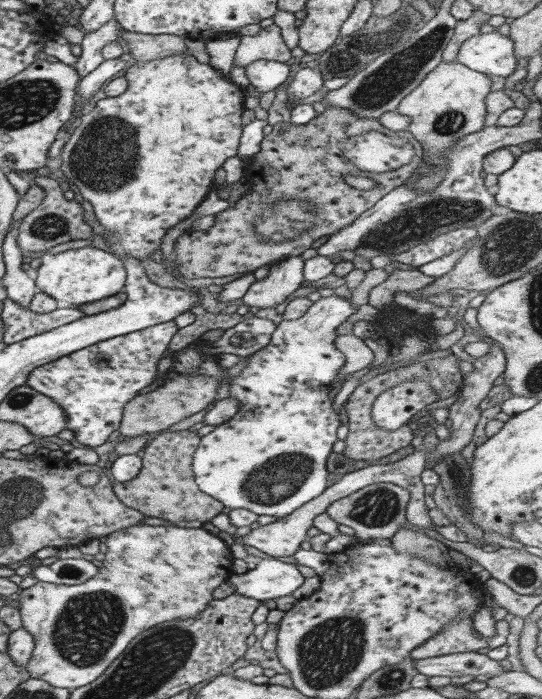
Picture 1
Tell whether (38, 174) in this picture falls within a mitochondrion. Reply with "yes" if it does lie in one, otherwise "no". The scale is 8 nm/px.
no

